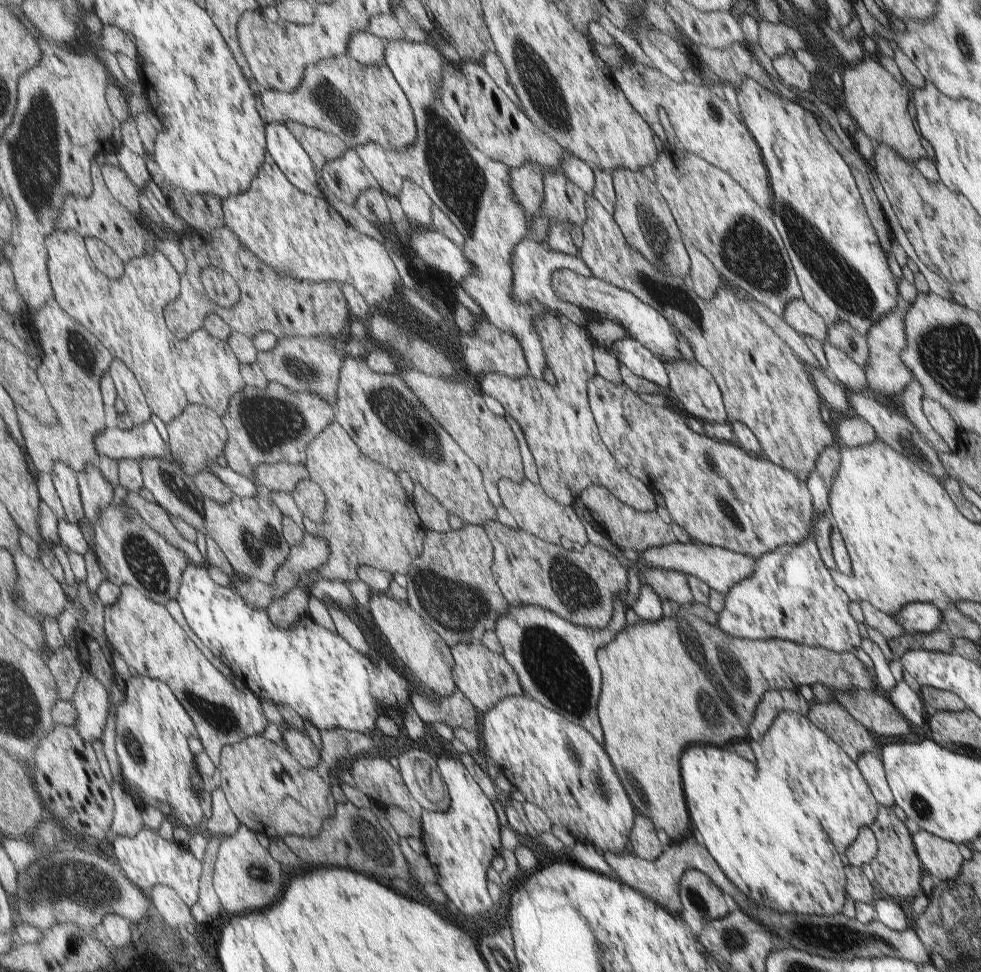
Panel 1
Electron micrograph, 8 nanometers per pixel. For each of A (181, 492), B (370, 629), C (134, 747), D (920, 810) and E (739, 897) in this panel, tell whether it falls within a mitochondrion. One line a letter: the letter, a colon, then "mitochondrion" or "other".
A: mitochondrion
B: other
C: mitochondrion
D: mitochondrion
E: other

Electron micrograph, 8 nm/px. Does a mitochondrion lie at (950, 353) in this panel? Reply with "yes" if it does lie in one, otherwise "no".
yes

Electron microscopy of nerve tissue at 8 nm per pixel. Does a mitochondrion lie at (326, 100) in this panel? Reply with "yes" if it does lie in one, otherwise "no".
yes

